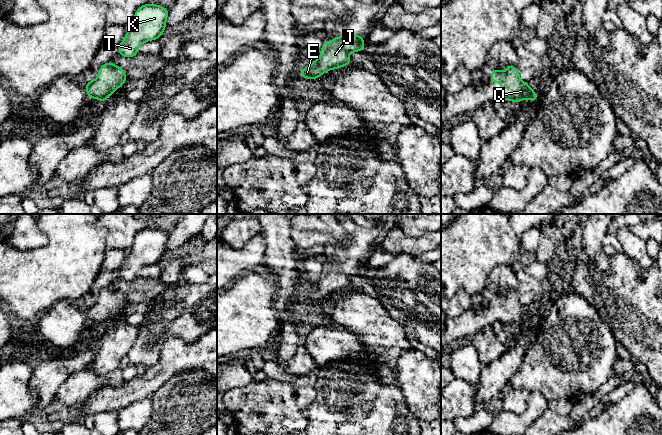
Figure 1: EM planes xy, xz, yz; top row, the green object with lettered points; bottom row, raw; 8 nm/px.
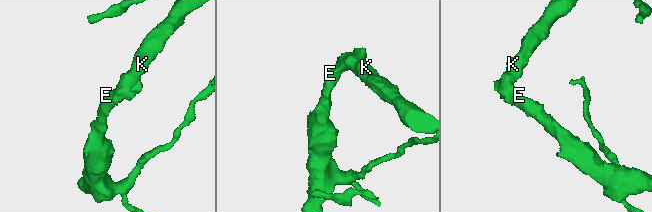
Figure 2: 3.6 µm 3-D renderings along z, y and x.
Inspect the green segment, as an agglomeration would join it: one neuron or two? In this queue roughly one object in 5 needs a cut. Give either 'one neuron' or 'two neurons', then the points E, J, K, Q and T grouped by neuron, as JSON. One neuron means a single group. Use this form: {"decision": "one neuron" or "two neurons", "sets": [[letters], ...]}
{"decision": "one neuron", "sets": [["E", "J", "K", "Q", "T"]]}

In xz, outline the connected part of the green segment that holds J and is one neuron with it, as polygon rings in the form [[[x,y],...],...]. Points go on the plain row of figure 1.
[[[355,258],[348,261],[338,260],[331,264],[330,269],[327,268],[327,263],[323,265],[321,280],[310,290],[301,293],[301,301],[314,304],[328,294],[347,290],[350,288],[349,278],[362,275],[365,270],[364,262]]]

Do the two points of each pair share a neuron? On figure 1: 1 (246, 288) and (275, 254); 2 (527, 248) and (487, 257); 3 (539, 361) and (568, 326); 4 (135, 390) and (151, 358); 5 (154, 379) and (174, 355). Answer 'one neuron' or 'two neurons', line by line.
1: two neurons
2: two neurons
3: one neuron
4: two neurons
5: one neuron

